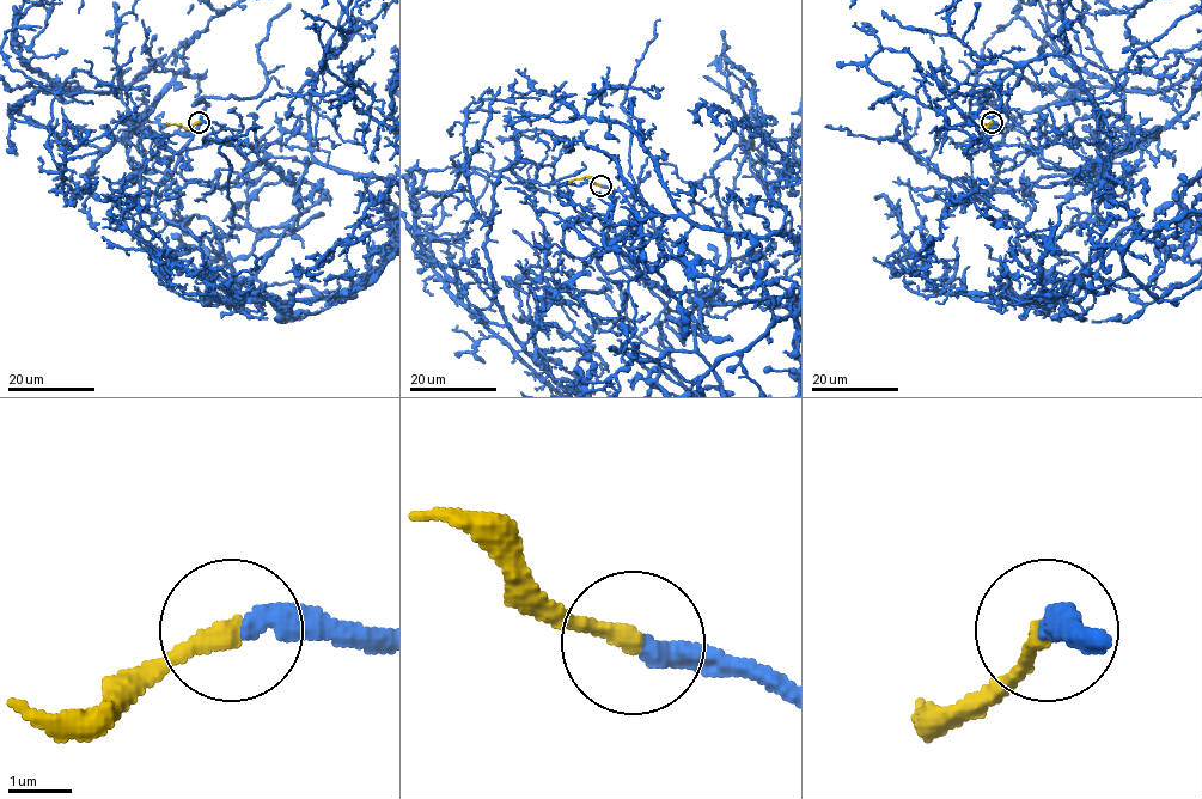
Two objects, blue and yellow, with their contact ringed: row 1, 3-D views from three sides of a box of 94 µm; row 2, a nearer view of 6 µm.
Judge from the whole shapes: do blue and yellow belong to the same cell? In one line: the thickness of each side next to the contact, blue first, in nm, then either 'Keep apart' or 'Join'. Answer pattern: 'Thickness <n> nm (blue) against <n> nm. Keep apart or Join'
Thickness 380 nm (blue) against 320 nm. Join

